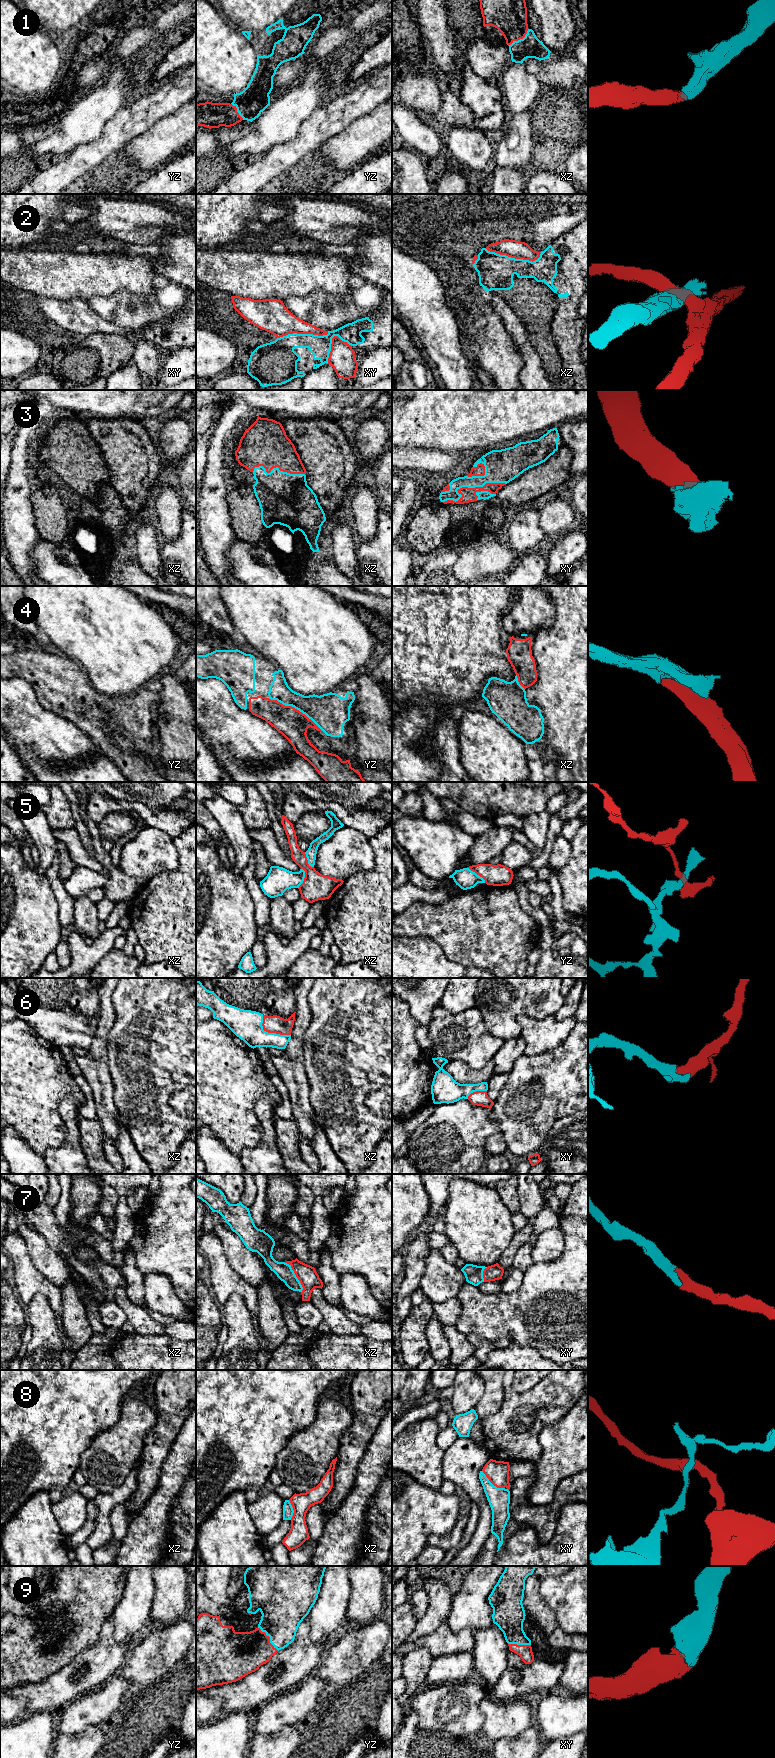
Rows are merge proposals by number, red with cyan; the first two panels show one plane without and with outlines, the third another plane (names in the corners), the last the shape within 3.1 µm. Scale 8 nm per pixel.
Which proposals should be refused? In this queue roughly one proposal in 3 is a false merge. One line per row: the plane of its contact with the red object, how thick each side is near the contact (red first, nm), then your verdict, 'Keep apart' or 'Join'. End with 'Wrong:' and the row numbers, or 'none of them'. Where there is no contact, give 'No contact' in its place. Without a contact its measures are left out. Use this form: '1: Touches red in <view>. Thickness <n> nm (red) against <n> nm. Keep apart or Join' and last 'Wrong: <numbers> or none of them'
1: Touches red in xz. Thickness 280 nm (red) against 180 nm. Join
2: Touches red in xz. Thickness 140 nm (red) against 280 nm. Keep apart
3: Touches red in xy. Thickness 110 nm (red) against 180 nm. Join
4: Touches red in yz. Thickness 240 nm (red) against 280 nm. Join
5: Touches red in xz. Thickness 220 nm (red) against 200 nm. Keep apart
6: Touches red in xz. Thickness 140 nm (red) against 240 nm. Join
7: Touches red in xz. Thickness 160 nm (red) against 140 nm. Join
8: Touches red in xy. Thickness 180 nm (red) against 180 nm. Keep apart
9: Touches red in yz. Thickness 340 nm (red) against 340 nm. Join
Wrong: 2, 5, 8

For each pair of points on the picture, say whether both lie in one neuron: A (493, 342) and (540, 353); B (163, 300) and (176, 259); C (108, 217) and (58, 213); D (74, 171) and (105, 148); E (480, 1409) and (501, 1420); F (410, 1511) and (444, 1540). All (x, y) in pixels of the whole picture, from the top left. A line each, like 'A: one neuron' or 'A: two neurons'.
A: two neurons
B: two neurons
C: two neurons
D: one neuron
E: two neurons
F: two neurons

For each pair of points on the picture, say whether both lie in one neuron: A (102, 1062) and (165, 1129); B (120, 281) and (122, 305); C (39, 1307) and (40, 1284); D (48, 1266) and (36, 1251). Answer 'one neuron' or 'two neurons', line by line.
A: two neurons
B: two neurons
C: two neurons
D: one neuron

